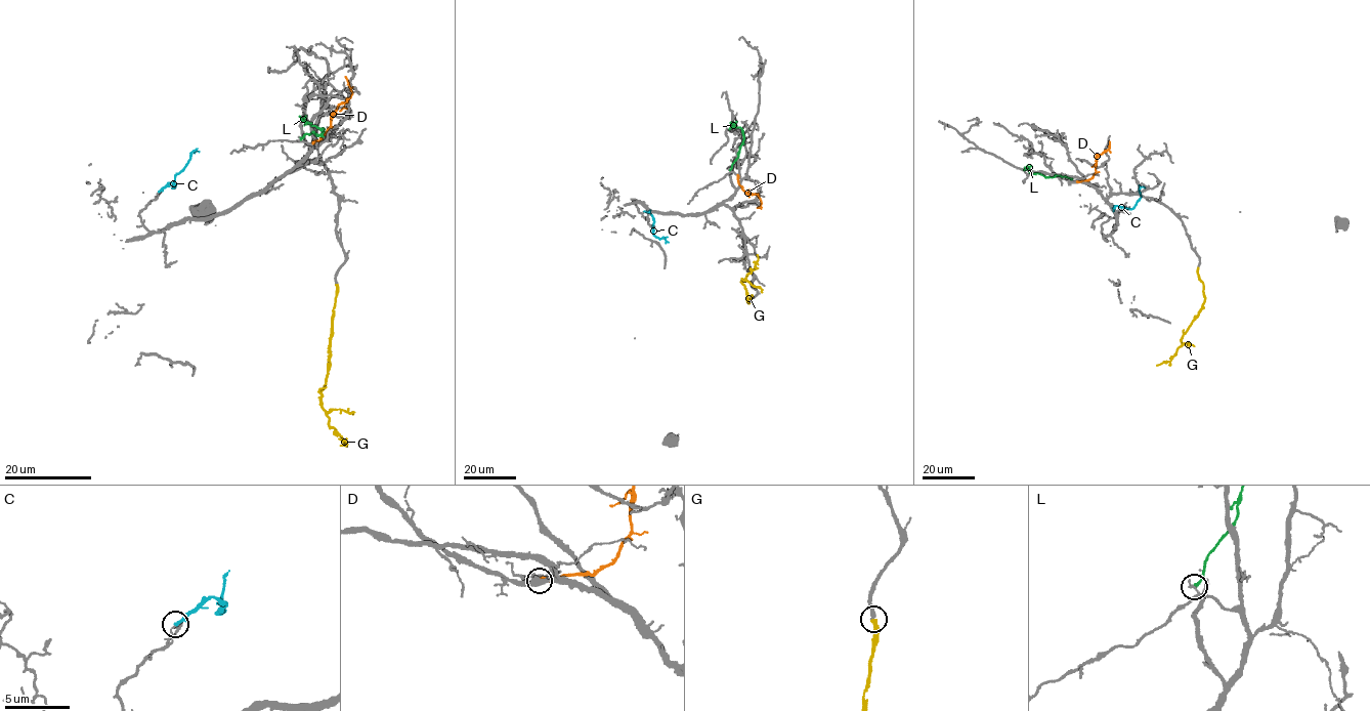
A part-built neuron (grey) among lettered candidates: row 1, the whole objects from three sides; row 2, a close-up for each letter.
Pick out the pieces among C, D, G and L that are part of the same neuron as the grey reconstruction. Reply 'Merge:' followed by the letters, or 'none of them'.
Merge: G

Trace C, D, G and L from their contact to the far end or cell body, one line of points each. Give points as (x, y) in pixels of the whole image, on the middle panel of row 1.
C: (644, 211), (652, 216), (653, 235), (669, 242)
D: (737, 175), (738, 184), (744, 191), (759, 198), (761, 205), (757, 208)
G: (752, 296), (747, 302), (742, 280), (755, 268), (757, 254)
L: (730, 169), (743, 138), (743, 130), (730, 123)

